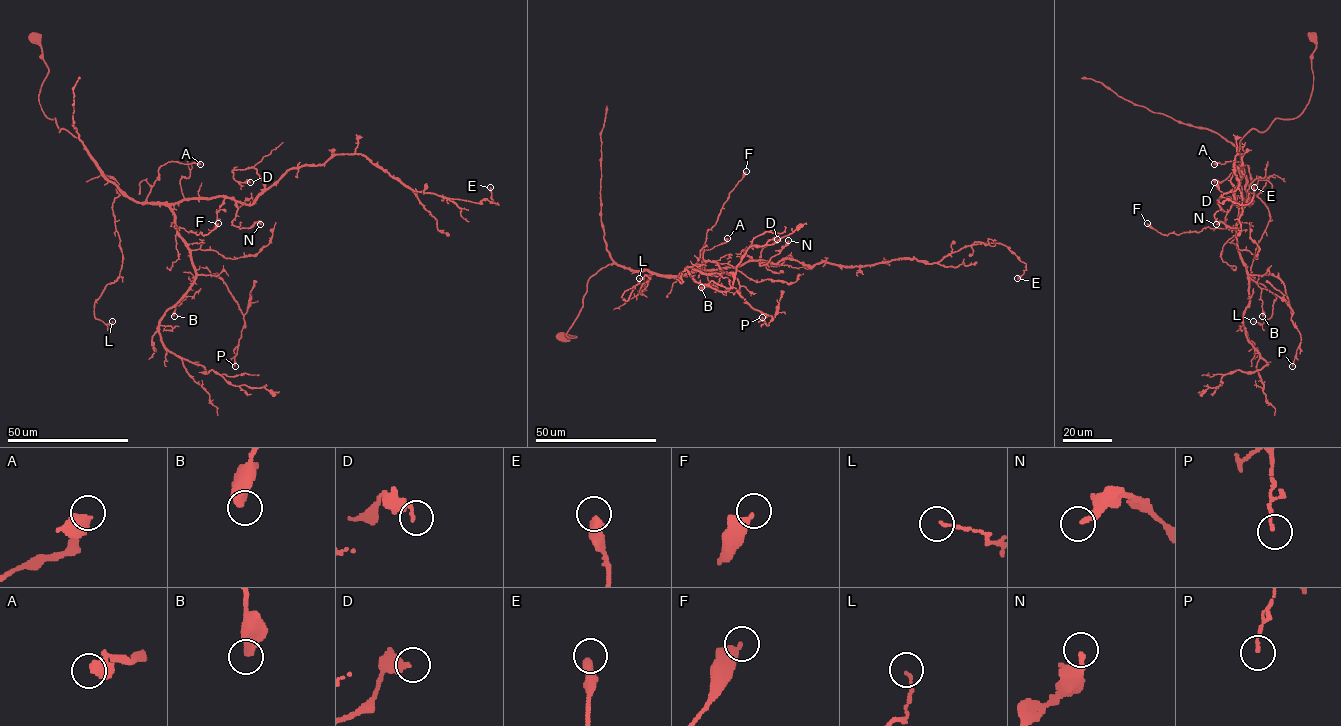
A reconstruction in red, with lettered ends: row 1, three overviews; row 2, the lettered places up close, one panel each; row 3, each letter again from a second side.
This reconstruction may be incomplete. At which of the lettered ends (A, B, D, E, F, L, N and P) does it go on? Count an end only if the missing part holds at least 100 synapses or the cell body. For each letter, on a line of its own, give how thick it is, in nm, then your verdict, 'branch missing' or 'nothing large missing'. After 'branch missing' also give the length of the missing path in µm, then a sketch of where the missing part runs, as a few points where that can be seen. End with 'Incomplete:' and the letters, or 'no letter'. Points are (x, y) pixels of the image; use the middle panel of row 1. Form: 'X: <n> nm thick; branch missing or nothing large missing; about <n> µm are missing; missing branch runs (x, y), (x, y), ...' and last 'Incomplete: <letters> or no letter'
A: 360 nm thick; nothing large missing
B: 440 nm thick; nothing large missing
D: 160 nm thick; nothing large missing
E: 360 nm thick; nothing large missing
F: 240 nm thick; nothing large missing
L: 100 nm thick; nothing large missing
N: 200 nm thick; nothing large missing
P: 110 nm thick; nothing large missing
Incomplete: no letter

